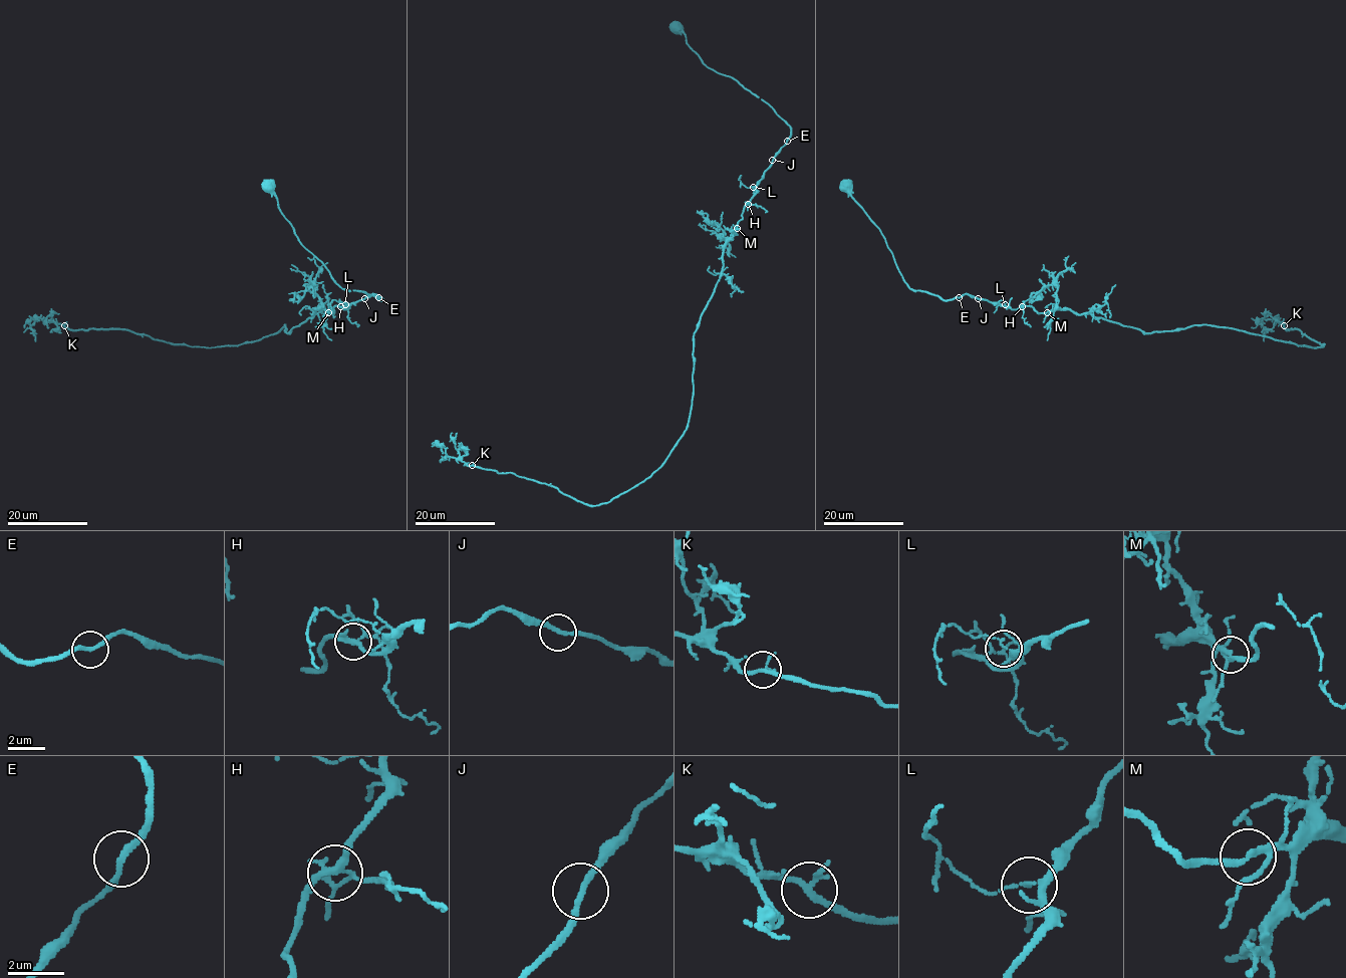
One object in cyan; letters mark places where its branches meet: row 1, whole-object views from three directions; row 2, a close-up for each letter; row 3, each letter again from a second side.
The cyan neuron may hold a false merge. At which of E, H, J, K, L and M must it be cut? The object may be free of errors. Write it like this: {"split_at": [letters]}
{"split_at": []}

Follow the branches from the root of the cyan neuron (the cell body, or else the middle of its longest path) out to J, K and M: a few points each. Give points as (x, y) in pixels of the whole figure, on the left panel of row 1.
J: (268, 185), (298, 241), (344, 289), (363, 290), (382, 299), (374, 293), (364, 298)
K: (268, 185), (330, 276), (382, 299), (212, 347), (64, 325)
M: (268, 185), (298, 241), (331, 277), (344, 289), (382, 298), (372, 293), (328, 311)

